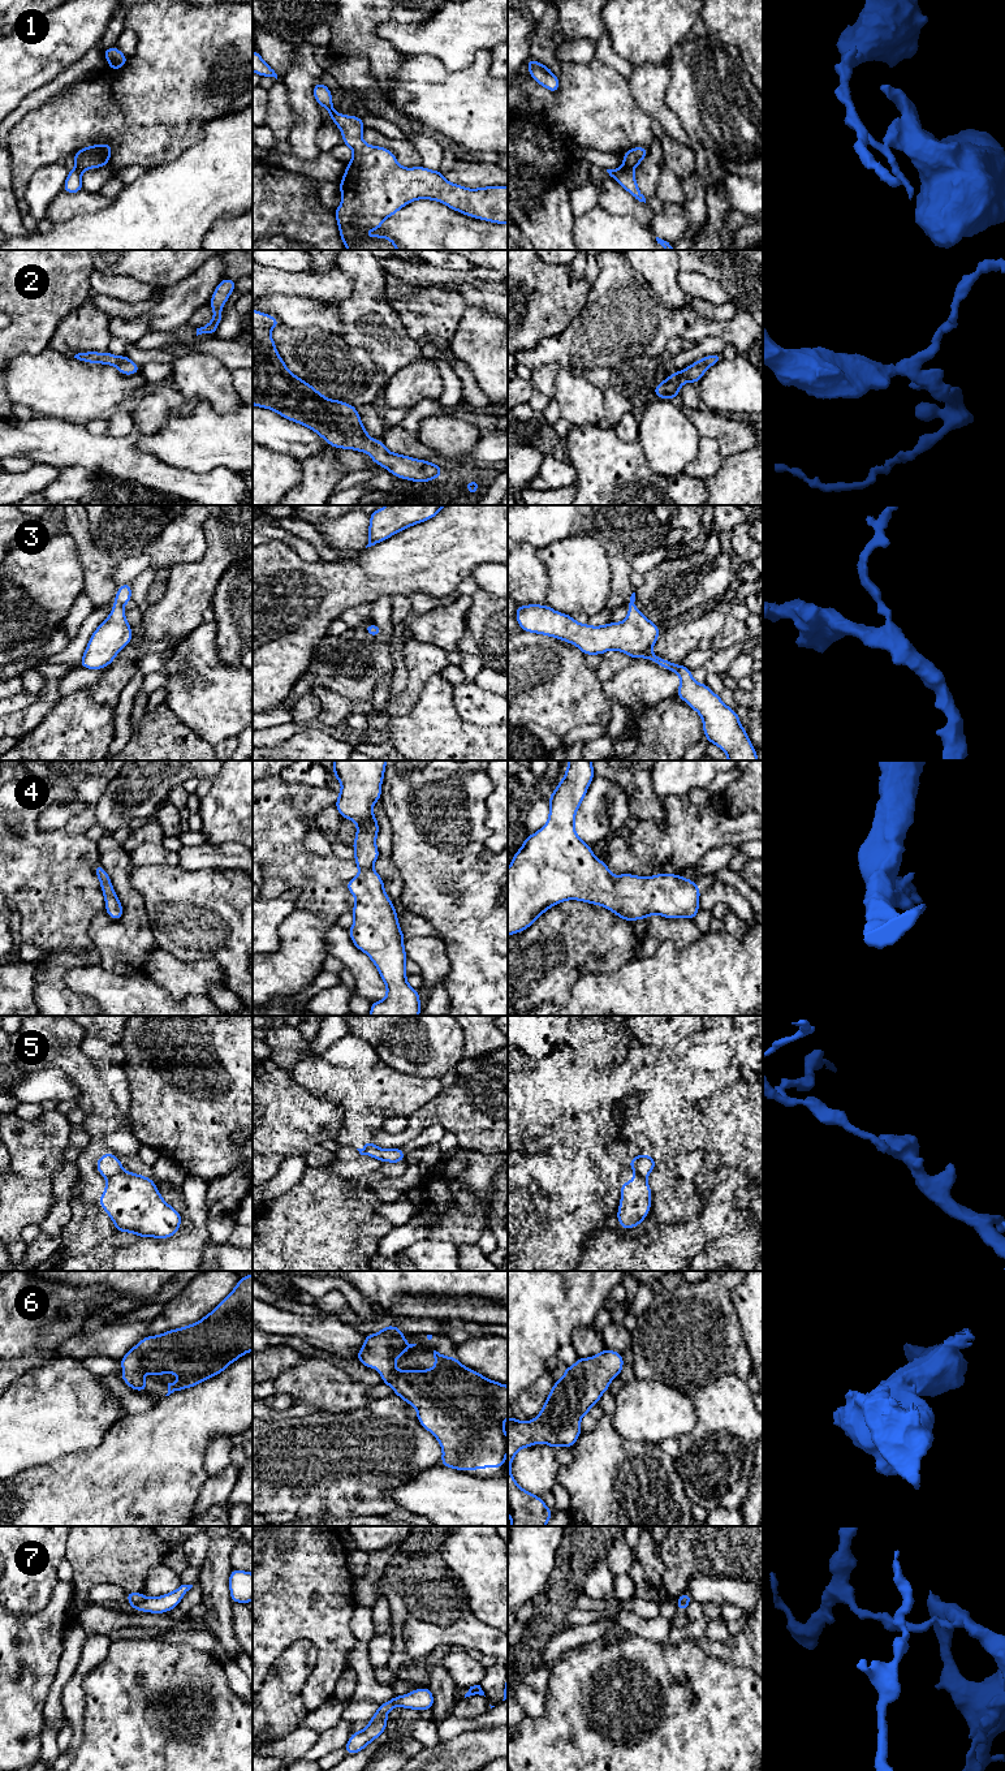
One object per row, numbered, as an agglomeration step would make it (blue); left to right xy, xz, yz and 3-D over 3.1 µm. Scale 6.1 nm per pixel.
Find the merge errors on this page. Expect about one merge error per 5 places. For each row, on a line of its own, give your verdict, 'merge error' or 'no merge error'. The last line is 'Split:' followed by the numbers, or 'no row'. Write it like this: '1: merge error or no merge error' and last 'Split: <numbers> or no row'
1: merge error
2: no merge error
3: no merge error
4: no merge error
5: merge error
6: no merge error
7: merge error
Split: 1, 5, 7

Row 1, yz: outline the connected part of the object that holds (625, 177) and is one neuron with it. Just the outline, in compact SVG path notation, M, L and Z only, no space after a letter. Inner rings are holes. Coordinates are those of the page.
M625 167L617 169L607 169L609 176L616 180L627 193L630 193L639 202L646 203L644 195L640 193L633 169Z

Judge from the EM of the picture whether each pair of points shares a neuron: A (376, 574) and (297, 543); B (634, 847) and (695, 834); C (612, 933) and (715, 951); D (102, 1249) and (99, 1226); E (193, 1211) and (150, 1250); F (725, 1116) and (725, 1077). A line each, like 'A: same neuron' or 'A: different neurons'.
A: different neurons
B: same neuron
C: different neurons
D: different neurons
E: same neuron
F: different neurons

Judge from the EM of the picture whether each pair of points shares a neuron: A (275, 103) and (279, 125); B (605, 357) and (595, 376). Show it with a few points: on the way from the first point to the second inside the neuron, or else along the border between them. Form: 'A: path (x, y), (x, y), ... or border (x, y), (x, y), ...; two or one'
A: path (277, 108), (279, 120); one
B: border (609, 366), (598, 366), (585, 374); two

